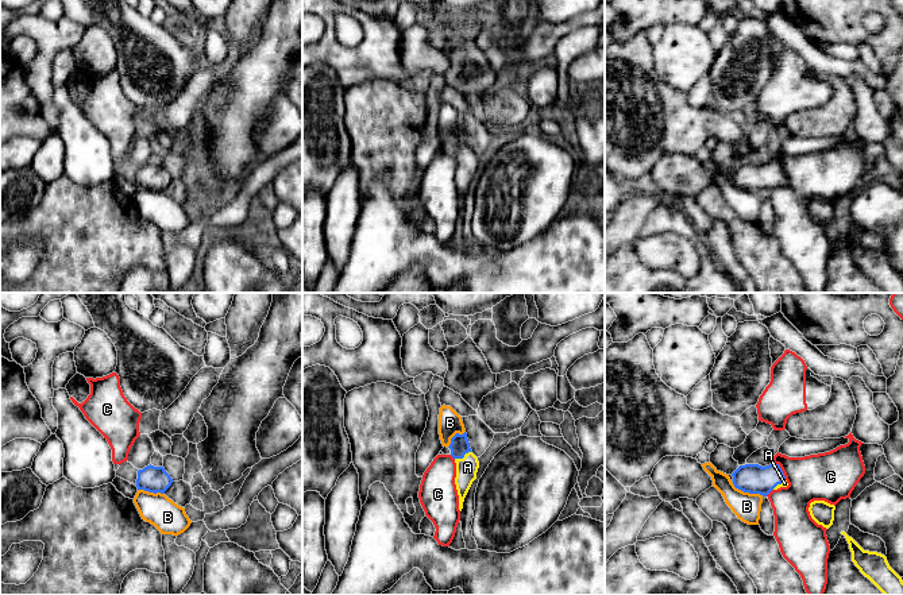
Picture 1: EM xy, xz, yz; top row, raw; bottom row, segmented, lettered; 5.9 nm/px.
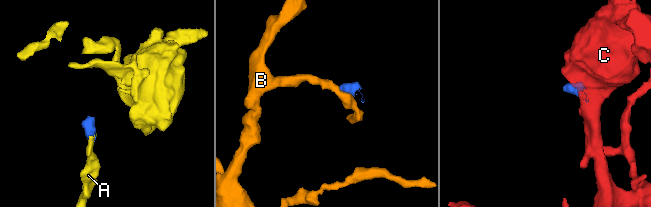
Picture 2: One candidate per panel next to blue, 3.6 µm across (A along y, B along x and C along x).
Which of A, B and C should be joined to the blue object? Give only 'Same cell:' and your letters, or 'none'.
Same cell: A

